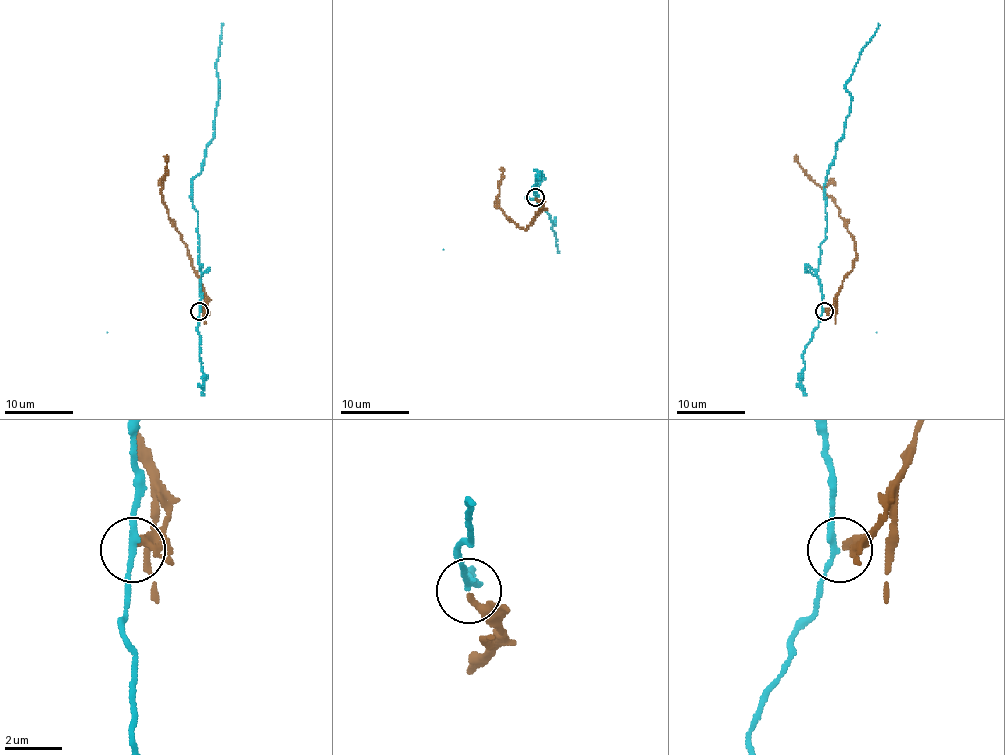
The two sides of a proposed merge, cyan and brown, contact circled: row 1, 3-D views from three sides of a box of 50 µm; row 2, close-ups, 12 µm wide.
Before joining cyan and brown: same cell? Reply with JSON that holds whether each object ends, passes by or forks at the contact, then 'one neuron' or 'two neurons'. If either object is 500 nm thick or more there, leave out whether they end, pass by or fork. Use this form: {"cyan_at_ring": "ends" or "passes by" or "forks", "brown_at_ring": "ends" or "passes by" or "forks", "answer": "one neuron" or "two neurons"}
{"cyan_at_ring": "passes by", "brown_at_ring": "ends", "answer": "two neurons"}

